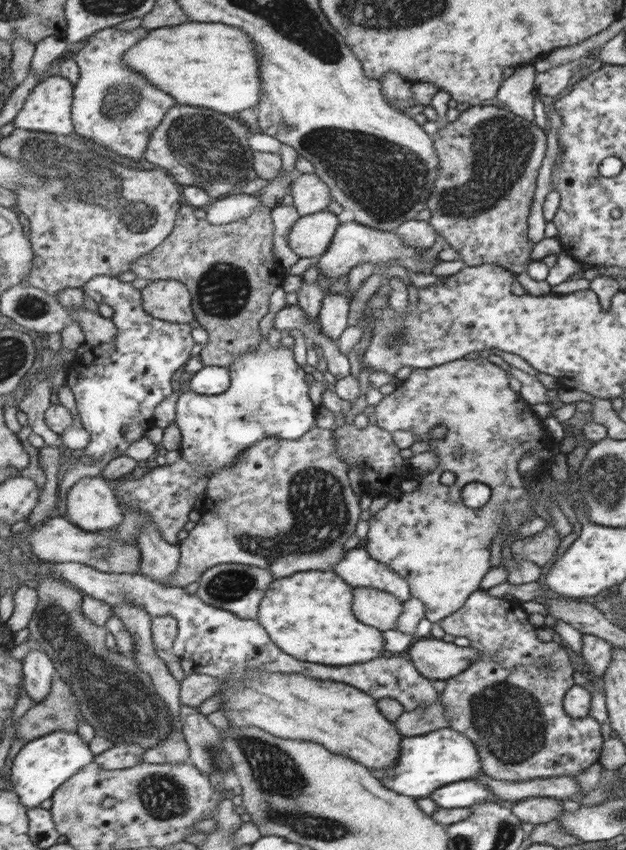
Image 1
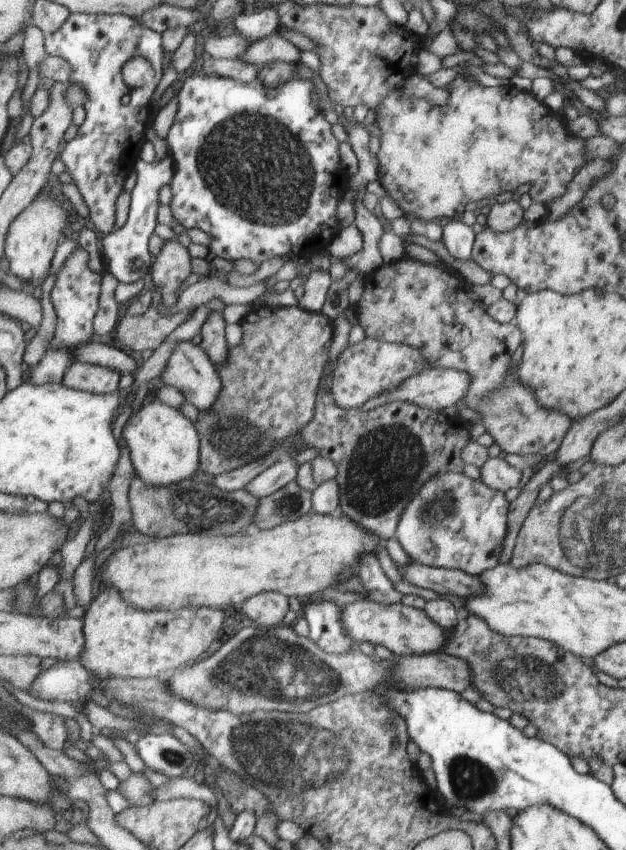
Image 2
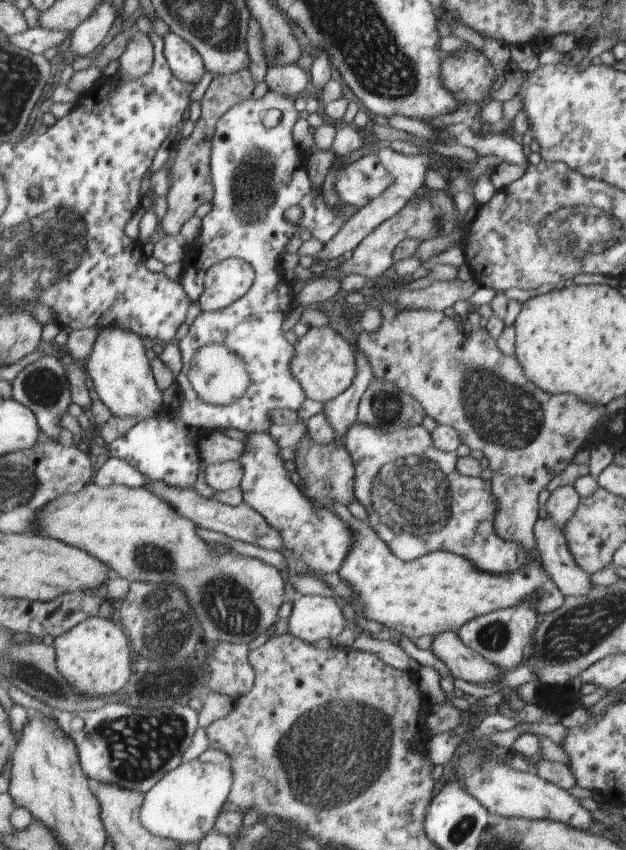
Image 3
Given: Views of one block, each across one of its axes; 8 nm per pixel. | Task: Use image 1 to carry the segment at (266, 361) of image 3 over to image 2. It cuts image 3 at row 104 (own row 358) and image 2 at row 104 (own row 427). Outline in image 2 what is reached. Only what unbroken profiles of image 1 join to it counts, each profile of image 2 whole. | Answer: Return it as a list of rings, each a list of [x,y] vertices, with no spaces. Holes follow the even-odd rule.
[[[192,75],[184,79],[179,94],[179,112],[175,119],[175,124],[171,128],[168,136],[170,154],[176,164],[175,176],[171,182],[174,194],[172,203],[174,219],[186,229],[198,228],[206,232],[210,237],[207,248],[211,254],[225,258],[225,260],[241,260],[248,258],[255,264],[261,264],[266,260],[271,260],[275,256],[287,256],[295,259],[304,254],[317,254],[328,252],[331,241],[340,230],[339,218],[337,218],[337,206],[339,201],[345,196],[349,189],[349,176],[347,170],[342,165],[339,148],[341,144],[331,132],[331,124],[327,122],[325,115],[313,106],[313,90],[316,84],[313,79],[293,78],[285,86],[279,88],[265,88],[263,82],[259,80],[251,84],[243,84],[231,78],[219,78],[219,76]]]

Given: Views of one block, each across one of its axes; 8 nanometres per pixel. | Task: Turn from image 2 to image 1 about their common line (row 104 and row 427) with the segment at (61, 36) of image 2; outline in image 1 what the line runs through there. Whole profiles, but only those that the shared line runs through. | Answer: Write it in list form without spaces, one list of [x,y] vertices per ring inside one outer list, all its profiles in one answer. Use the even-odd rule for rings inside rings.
[[[101,275],[92,278],[83,290],[93,296],[99,296],[102,303],[115,307],[116,315],[113,320],[118,328],[114,341],[97,346],[85,343],[89,349],[73,359],[64,381],[75,398],[80,420],[91,435],[89,446],[86,446],[82,454],[91,459],[91,462],[99,462],[103,454],[113,453],[115,457],[126,455],[129,446],[142,439],[149,428],[156,426],[155,409],[168,396],[177,392],[176,377],[189,362],[191,352],[195,348],[196,342],[192,335],[195,328],[189,326],[189,323],[155,319],[143,307],[142,291],[133,288],[130,282],[120,282],[117,277]]]

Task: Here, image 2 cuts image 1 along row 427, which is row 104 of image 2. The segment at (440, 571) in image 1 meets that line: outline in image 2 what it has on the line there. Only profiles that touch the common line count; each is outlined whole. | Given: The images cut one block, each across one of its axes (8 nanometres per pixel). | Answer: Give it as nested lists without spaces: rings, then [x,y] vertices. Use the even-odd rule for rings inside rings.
[[[461,70],[449,84],[449,98],[445,106],[433,106],[427,100],[415,100],[415,98],[401,98],[401,92],[398,88],[396,91],[389,92],[389,96],[385,96],[384,103],[376,108],[377,120],[375,126],[379,128],[379,149],[376,153],[377,159],[377,181],[384,188],[384,192],[389,195],[401,209],[402,214],[409,218],[419,218],[425,222],[436,222],[444,224],[447,221],[458,220],[461,216],[465,216],[465,208],[469,208],[469,204],[485,204],[485,200],[494,200],[496,196],[501,196],[502,192],[507,190],[515,190],[521,184],[531,184],[534,201],[544,206],[557,204],[557,200],[561,200],[561,196],[565,196],[565,192],[569,192],[569,184],[573,184],[573,180],[577,180],[577,176],[581,176],[581,168],[585,168],[585,164],[591,161],[591,158],[583,156],[583,134],[581,136],[573,136],[567,132],[567,124],[557,111],[548,109],[542,102],[539,102],[531,92],[517,91],[513,85],[500,85],[495,87],[479,86],[479,83],[467,76],[465,70]]]

